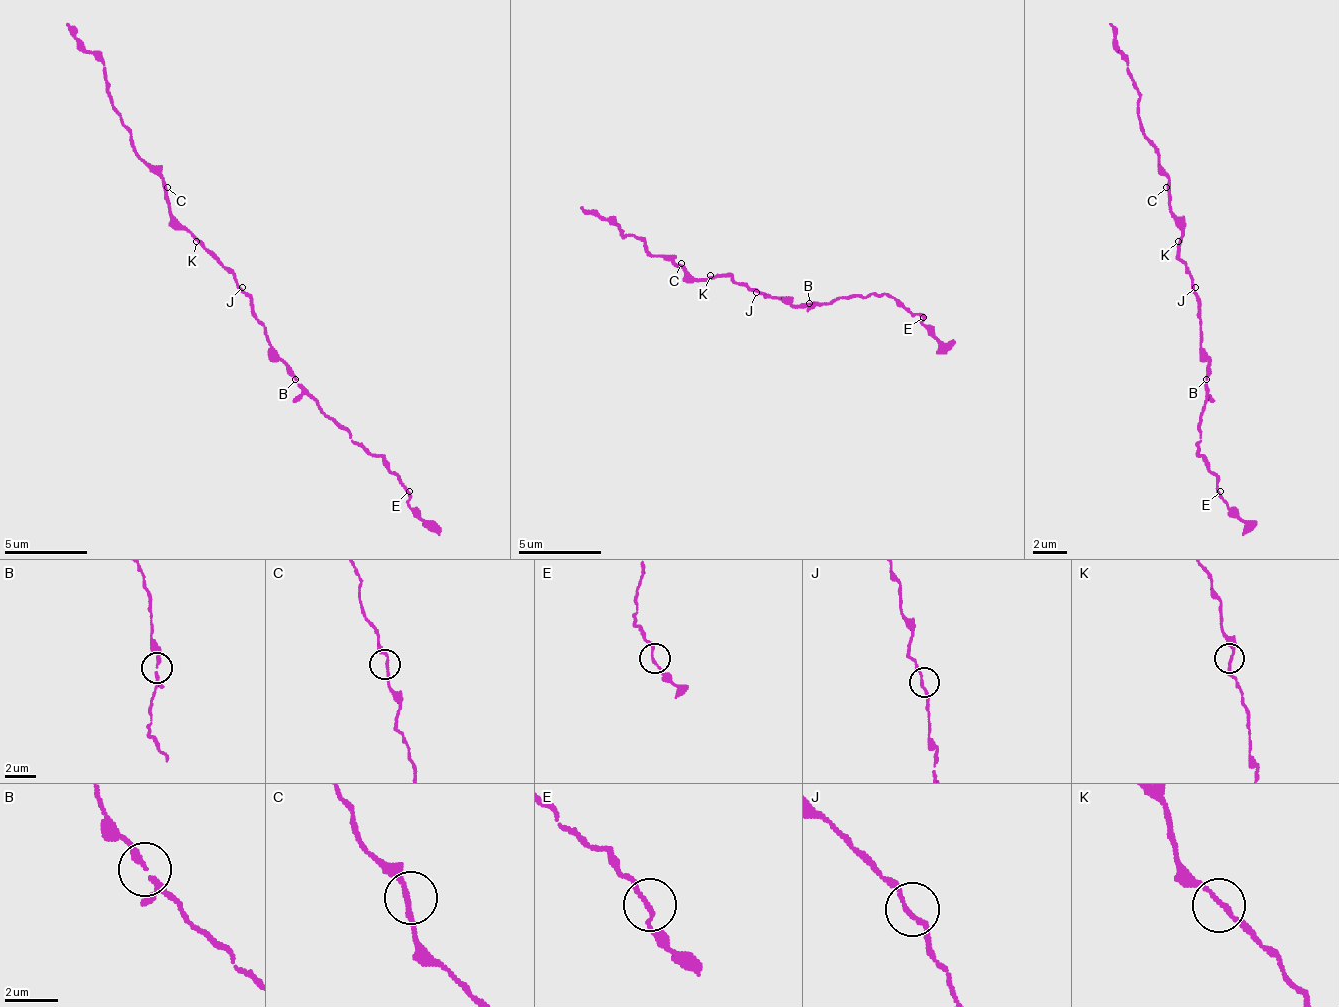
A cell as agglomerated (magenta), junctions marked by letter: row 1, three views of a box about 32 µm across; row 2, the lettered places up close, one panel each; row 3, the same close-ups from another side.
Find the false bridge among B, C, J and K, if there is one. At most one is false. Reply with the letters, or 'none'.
none

